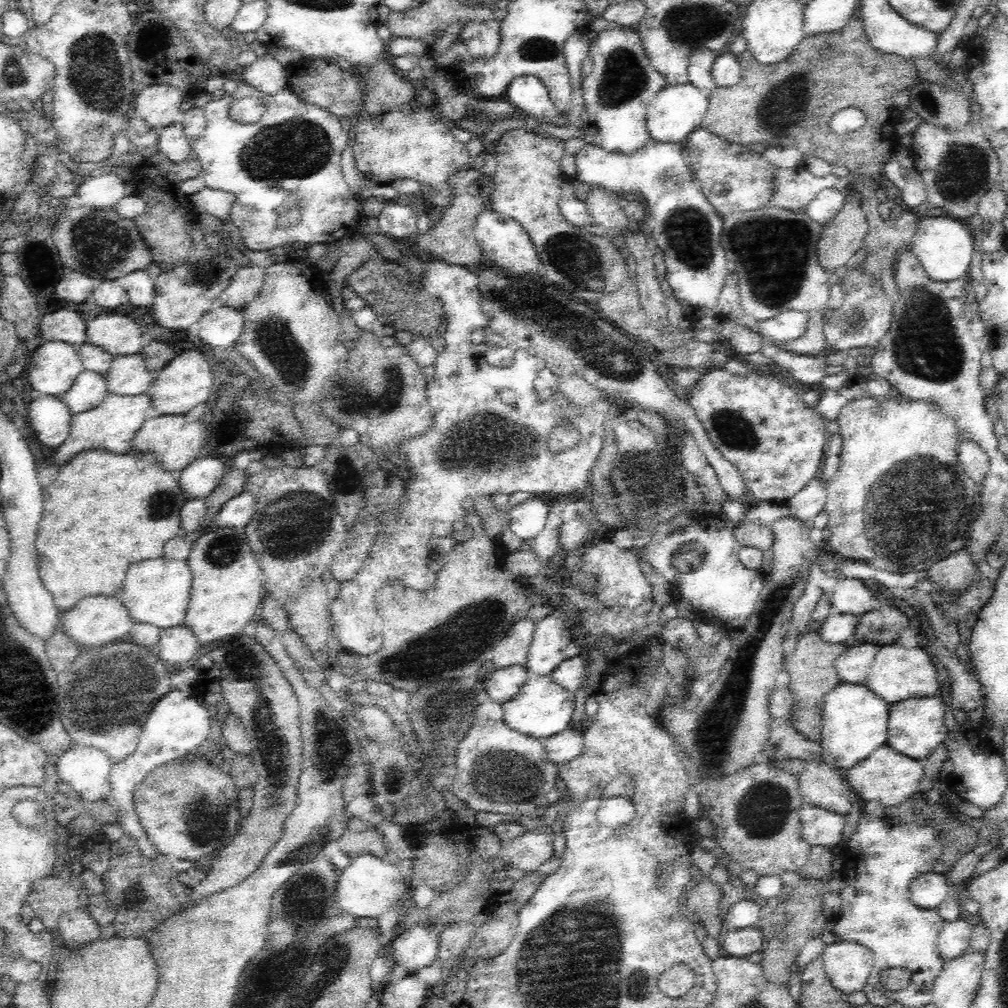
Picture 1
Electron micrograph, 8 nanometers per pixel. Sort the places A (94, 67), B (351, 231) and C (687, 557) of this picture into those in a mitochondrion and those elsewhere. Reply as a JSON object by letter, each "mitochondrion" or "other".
{"A":"mitochondrion","B":"other","C":"mitochondrion"}

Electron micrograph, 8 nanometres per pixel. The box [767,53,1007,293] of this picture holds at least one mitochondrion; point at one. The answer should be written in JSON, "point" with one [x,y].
{"point":[963,170]}

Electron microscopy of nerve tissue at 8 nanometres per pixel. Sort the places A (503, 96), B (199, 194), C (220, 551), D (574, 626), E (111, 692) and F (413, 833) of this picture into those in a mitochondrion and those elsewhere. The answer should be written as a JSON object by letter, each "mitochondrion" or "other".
{"A":"other","B":"other","C":"mitochondrion","D":"other","E":"mitochondrion","F":"other"}

